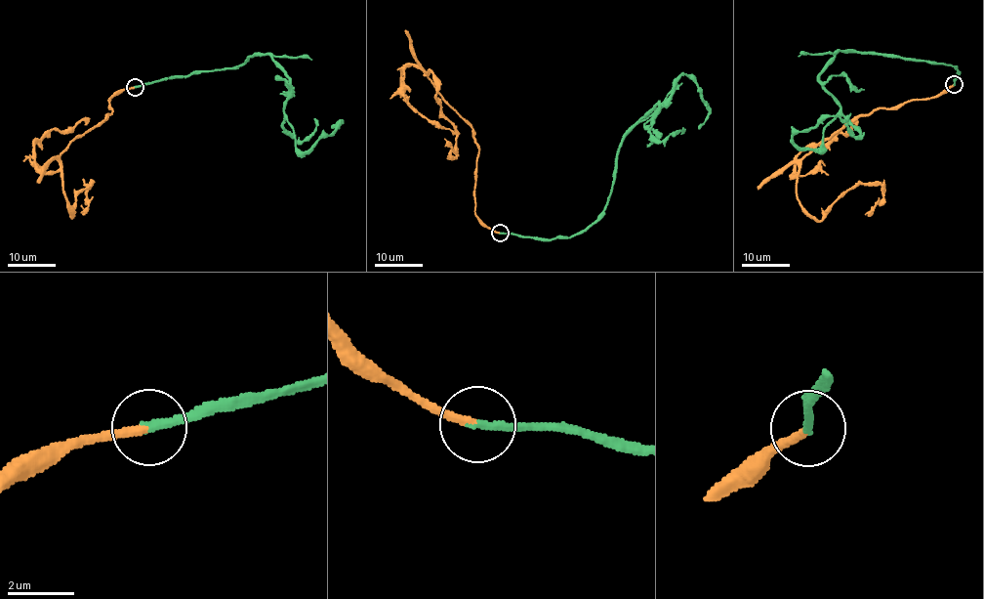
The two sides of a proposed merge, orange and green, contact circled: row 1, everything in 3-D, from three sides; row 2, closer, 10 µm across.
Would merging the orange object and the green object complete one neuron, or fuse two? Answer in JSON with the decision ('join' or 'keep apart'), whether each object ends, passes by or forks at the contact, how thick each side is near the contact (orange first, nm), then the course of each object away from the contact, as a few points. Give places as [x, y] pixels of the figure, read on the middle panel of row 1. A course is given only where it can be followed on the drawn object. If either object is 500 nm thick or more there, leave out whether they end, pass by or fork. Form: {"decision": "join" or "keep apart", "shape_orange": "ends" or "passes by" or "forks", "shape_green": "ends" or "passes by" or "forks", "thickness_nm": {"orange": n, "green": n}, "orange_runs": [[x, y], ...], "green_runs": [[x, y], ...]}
{"decision": "join", "shape_orange": "ends", "shape_green": "ends", "thickness_nm": {"orange": 240, "green": 240}, "orange_runs": [[500, 234], [474, 211], [473, 129], [429, 70], [441, 113], [456, 135], [451, 157], [444, 139]], "green_runs": [[500, 234], [583, 233], [606, 204], [622, 137], [659, 103], [652, 122], [686, 74], [708, 110], [698, 129]]}

